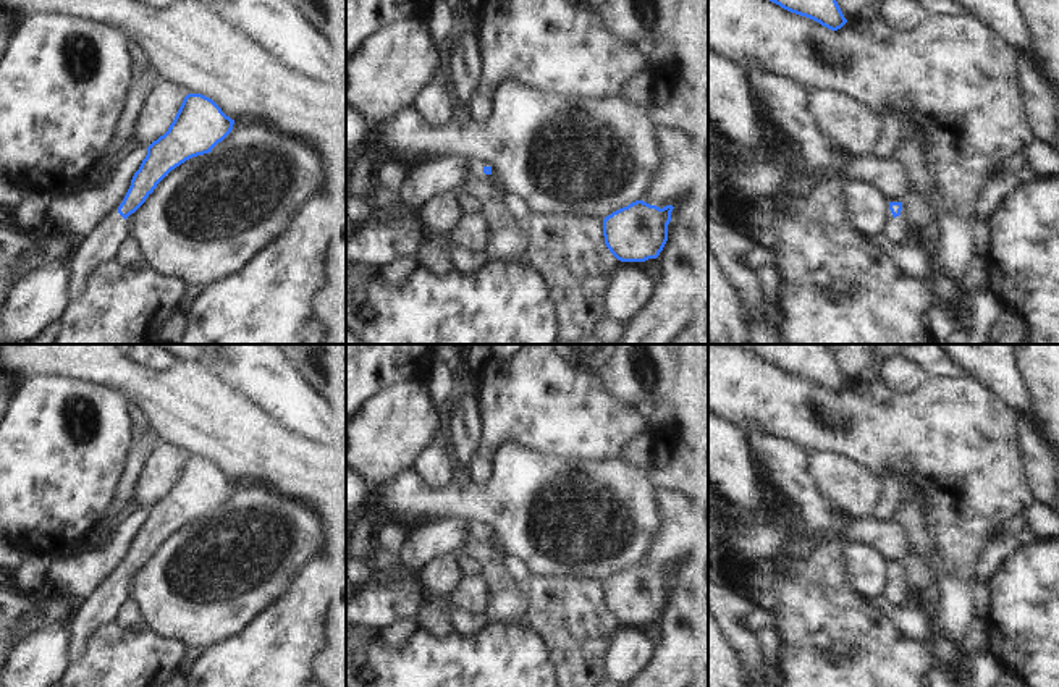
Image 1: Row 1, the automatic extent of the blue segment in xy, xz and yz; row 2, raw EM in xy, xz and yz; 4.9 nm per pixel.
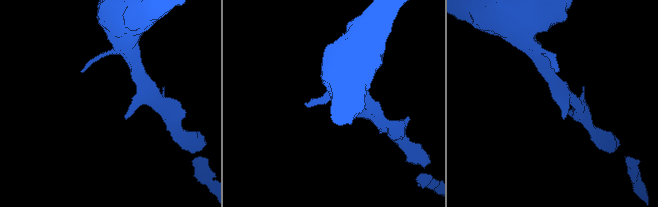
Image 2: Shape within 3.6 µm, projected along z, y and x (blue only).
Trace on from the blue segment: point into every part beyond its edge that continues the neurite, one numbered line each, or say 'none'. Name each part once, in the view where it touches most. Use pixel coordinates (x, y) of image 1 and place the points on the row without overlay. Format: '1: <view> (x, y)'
1: xy (102, 605)

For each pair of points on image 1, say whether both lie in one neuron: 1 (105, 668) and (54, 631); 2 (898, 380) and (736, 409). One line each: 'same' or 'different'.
1: different
2: different

